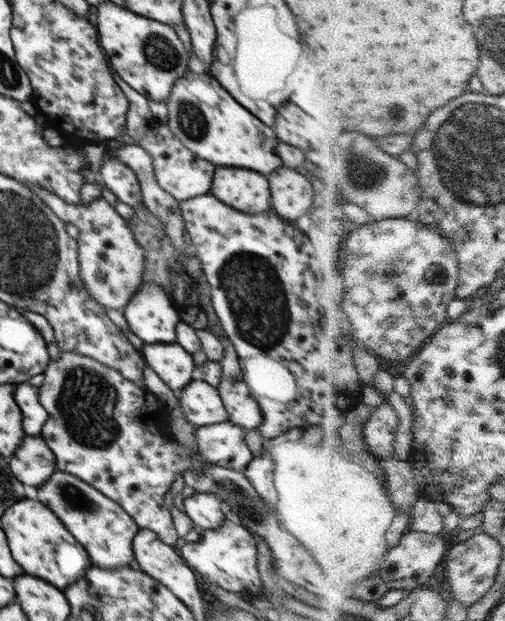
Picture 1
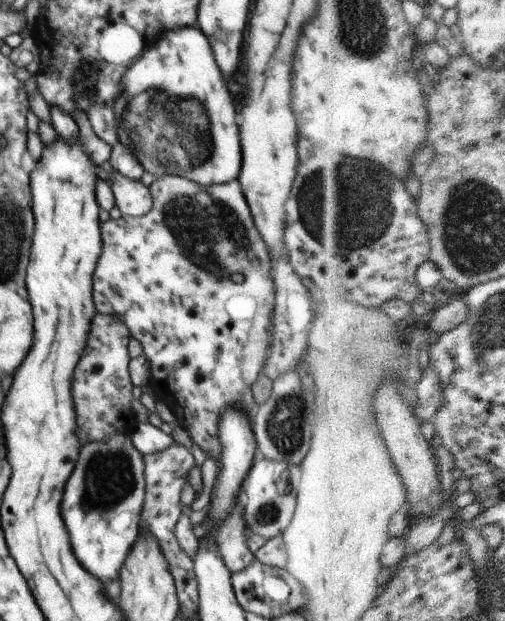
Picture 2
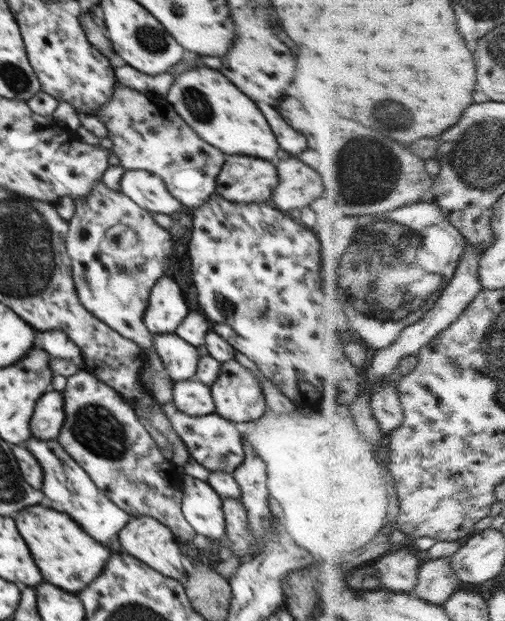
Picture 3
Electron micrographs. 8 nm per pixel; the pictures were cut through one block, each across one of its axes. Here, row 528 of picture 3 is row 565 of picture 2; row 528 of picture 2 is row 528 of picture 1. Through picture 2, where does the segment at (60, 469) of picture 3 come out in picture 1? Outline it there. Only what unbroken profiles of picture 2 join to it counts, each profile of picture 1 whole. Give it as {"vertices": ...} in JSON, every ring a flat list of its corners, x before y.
{"vertices":[[58,470,52,473,48,482,44,482,44,486,38,488,36,494,38,500,44,502,52,512,56,512,56,516,64,522,70,534,88,550,94,566,105,569,140,569,133,553,133,538,140,528,117,502,77,476]]}

